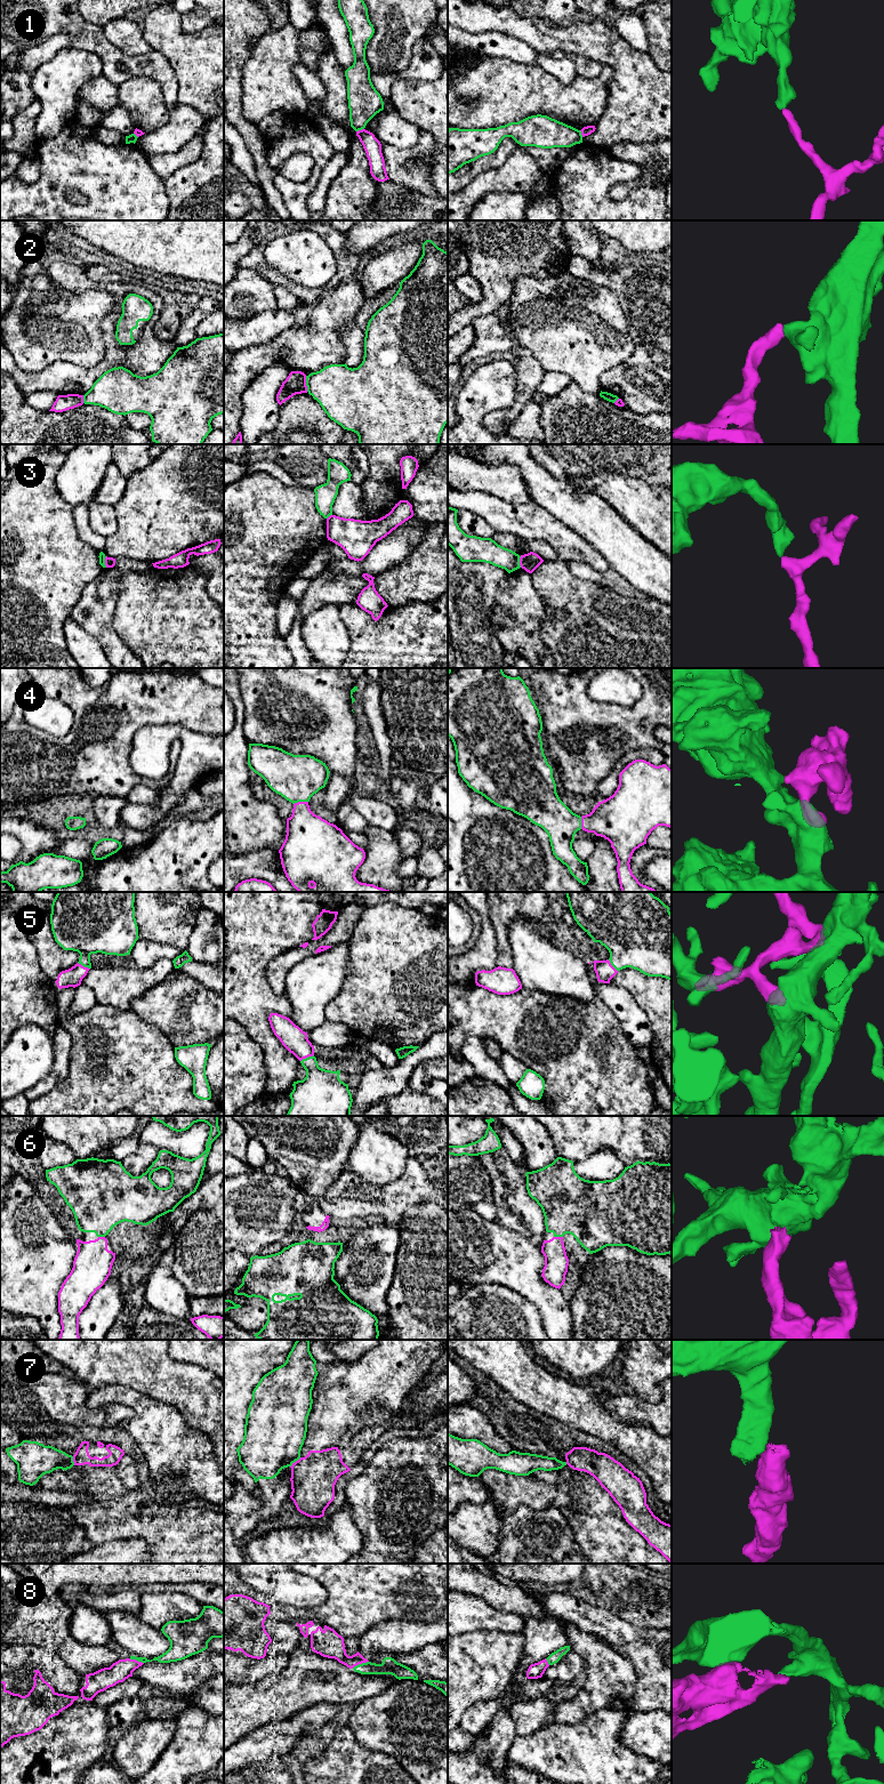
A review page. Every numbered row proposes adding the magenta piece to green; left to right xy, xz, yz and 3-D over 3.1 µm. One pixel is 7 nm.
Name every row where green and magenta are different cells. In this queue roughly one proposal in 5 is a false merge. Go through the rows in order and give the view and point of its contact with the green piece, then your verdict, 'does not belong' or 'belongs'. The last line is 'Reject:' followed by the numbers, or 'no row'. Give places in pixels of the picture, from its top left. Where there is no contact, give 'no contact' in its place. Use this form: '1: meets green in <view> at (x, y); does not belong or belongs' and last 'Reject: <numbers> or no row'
1: meets green in xz at (360, 129); does not belong
2: meets green in xz at (306, 384); does not belong
3: meets green in xy at (104, 562); does not belong
4: meets green in xz at (300, 801); belongs
5: meets green in xz at (306, 1058); belongs
6: meets green in yz at (559, 1236); belongs
7: meets green in xz at (295, 1461); does not belong
8: meets green in xz at (360, 1664); belongs
Reject: 1, 2, 3, 7

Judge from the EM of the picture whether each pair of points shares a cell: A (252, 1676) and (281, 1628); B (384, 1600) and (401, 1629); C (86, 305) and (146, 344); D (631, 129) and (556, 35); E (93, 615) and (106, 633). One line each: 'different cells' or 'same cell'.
A: same cell
B: different cells
C: different cells
D: same cell
E: same cell

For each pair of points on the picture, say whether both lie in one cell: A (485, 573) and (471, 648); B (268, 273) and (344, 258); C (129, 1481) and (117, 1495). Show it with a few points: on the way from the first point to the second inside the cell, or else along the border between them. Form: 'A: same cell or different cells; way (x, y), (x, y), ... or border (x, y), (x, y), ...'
A: same cell; way (471, 592), (471, 629)
B: same cell; way (290, 286), (300, 292), (319, 292), (336, 280)
C: different cells; border (114, 1469), (127, 1488), (138, 1488)

